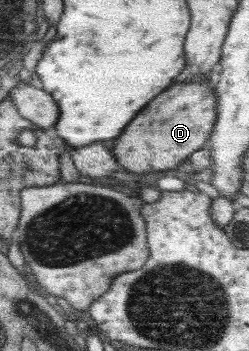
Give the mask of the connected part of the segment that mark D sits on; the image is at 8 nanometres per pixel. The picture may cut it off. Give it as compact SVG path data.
M205 78L177 83L154 97L138 115L124 127L114 141L109 142L112 155L120 167L134 175L147 175L176 169L188 162L189 155L204 147L216 123L216 97Z

